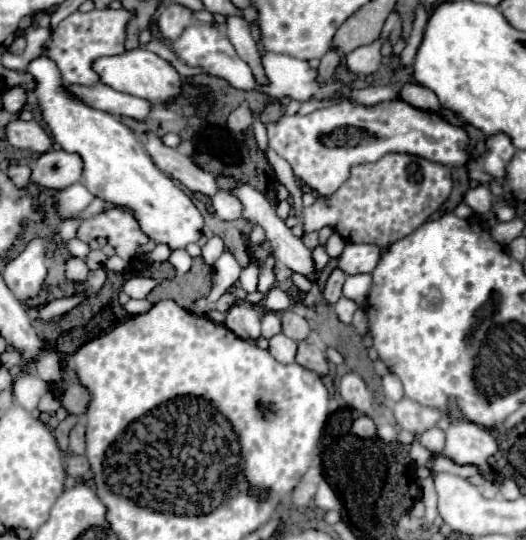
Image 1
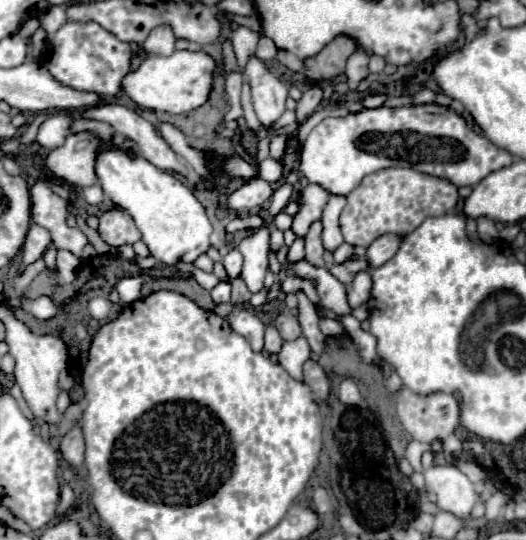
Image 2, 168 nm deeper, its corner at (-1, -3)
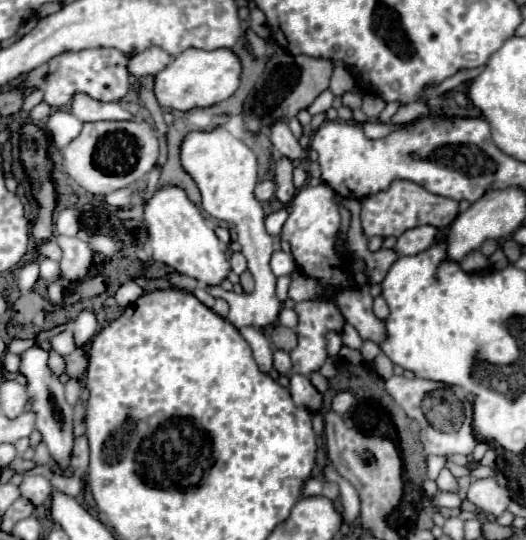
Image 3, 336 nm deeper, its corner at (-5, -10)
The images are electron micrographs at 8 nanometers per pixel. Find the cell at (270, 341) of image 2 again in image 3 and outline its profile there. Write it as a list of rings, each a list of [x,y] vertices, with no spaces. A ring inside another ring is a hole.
[[[276,349],[276,351],[274,351],[274,367],[278,369],[278,373],[290,373],[290,367],[292,367],[290,355],[288,355],[286,351]]]

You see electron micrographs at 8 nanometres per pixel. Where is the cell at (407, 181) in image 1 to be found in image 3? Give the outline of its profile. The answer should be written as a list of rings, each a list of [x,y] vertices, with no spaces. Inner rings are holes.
[[[394,181],[386,191],[380,191],[378,195],[370,195],[362,199],[362,231],[370,237],[400,237],[404,231],[420,227],[420,225],[432,225],[436,229],[446,229],[458,215],[458,201],[434,195],[426,191],[422,185],[414,181]]]

